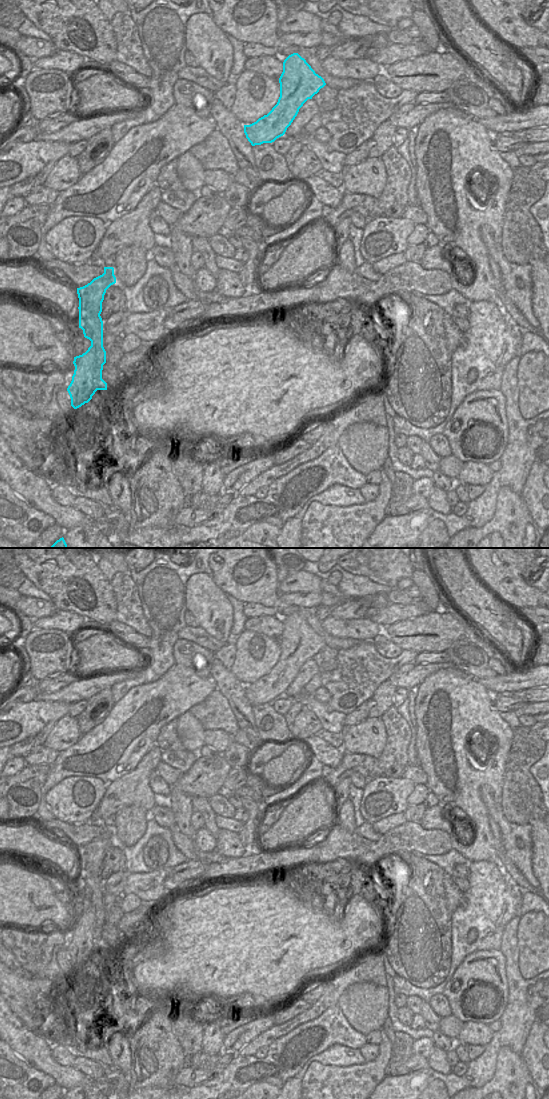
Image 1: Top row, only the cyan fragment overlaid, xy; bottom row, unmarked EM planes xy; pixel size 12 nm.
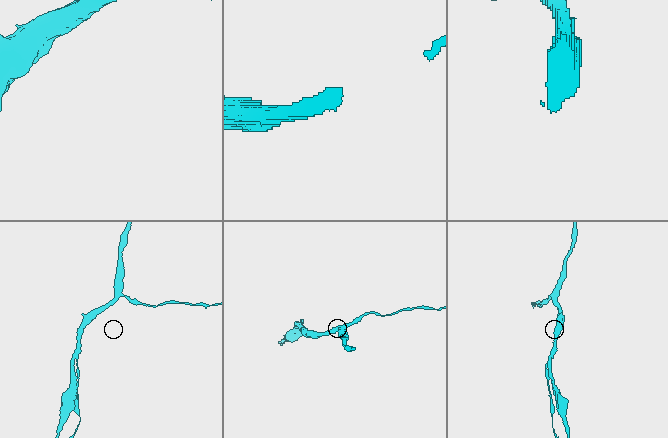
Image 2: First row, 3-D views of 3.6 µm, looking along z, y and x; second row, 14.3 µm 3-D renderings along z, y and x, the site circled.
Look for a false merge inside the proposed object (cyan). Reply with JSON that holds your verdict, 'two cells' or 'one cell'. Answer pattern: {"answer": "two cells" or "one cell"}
{"answer": "two cells"}

